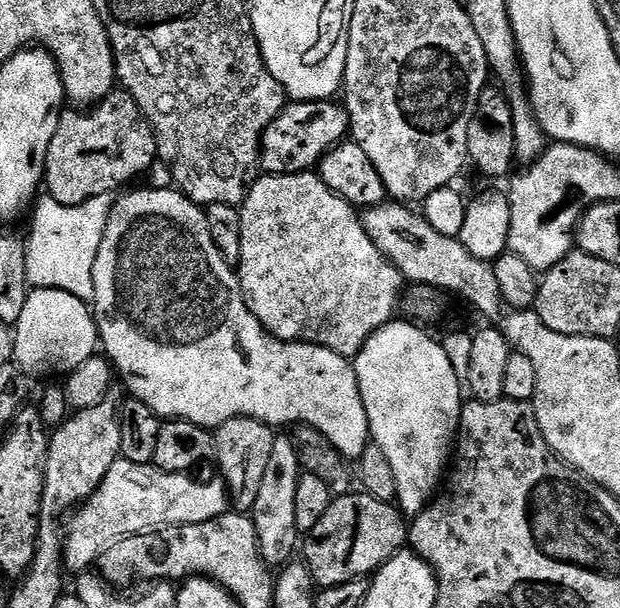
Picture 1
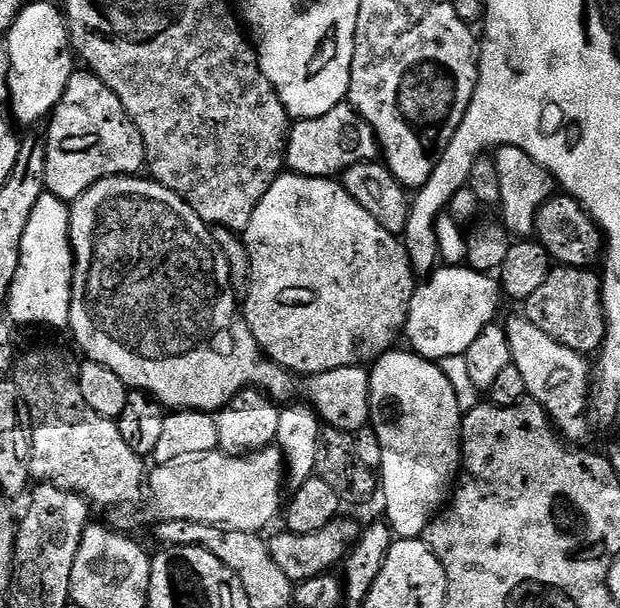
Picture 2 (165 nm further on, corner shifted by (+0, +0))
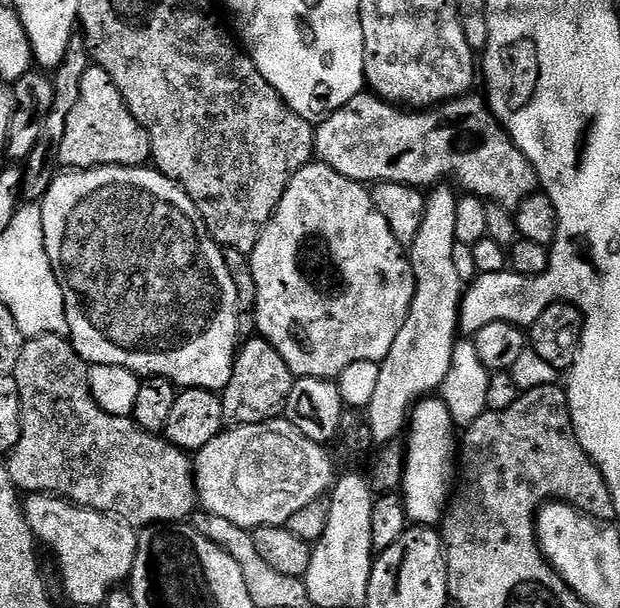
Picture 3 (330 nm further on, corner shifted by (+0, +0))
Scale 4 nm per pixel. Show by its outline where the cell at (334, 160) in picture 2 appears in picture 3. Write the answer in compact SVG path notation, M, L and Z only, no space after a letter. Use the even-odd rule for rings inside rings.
M371 91L359 92L345 108L339 108L332 116L319 121L315 129L315 159L348 180L365 186L394 182L428 190L447 181L444 180L447 176L452 176L451 183L461 193L469 192L472 196L481 196L484 202L501 204L503 208L515 210L526 197L537 191L536 171L522 150L518 150L515 142L508 137L507 130L496 121L496 115L488 108L487 99L483 95L472 95L465 94L456 100L435 105L434 110L405 110L380 99Z

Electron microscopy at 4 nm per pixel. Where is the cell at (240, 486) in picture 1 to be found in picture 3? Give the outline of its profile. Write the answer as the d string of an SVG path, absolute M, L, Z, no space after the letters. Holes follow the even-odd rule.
M263 338L248 340L239 345L236 361L232 367L230 382L222 389L224 418L229 425L261 424L284 416L294 377L290 366L274 350L274 346Z

